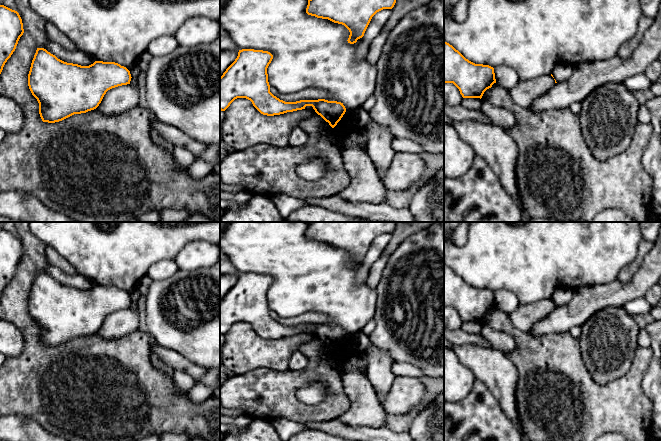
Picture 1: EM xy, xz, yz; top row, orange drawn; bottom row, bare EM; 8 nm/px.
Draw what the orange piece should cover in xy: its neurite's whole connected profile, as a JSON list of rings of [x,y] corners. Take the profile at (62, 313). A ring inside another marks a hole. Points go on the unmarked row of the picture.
[[[37,272],[28,298],[28,310],[39,327],[43,346],[55,347],[96,333],[106,316],[130,308],[130,295],[115,286],[95,285],[89,290],[67,287],[44,272]]]

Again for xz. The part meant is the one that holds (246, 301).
[[[242,273],[220,301],[220,334],[225,335],[237,322],[250,324],[263,339],[274,340],[312,330],[334,352],[346,336],[341,326],[300,324],[285,326],[270,316],[267,292],[273,283],[268,275]]]

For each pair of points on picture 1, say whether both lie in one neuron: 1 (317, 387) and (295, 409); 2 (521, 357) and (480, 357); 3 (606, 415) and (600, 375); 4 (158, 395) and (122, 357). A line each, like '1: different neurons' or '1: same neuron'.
1: different neurons
2: different neurons
3: different neurons
4: same neuron

